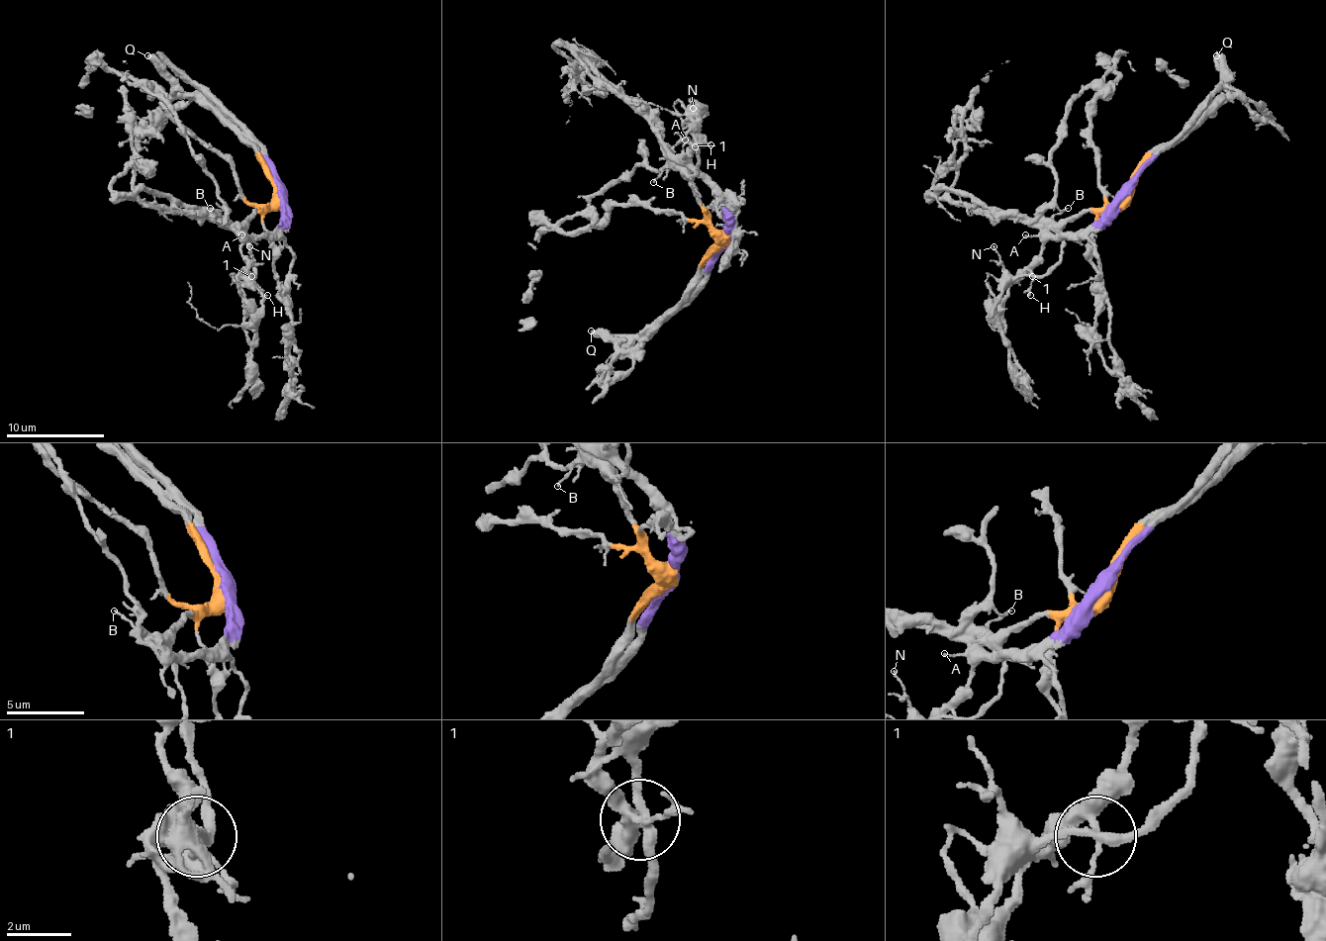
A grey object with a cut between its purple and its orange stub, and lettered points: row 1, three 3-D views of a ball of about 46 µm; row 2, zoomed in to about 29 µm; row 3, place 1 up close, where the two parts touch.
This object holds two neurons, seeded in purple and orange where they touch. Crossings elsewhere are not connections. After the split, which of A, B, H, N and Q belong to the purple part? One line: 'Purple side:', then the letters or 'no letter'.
Purple side: A, H

